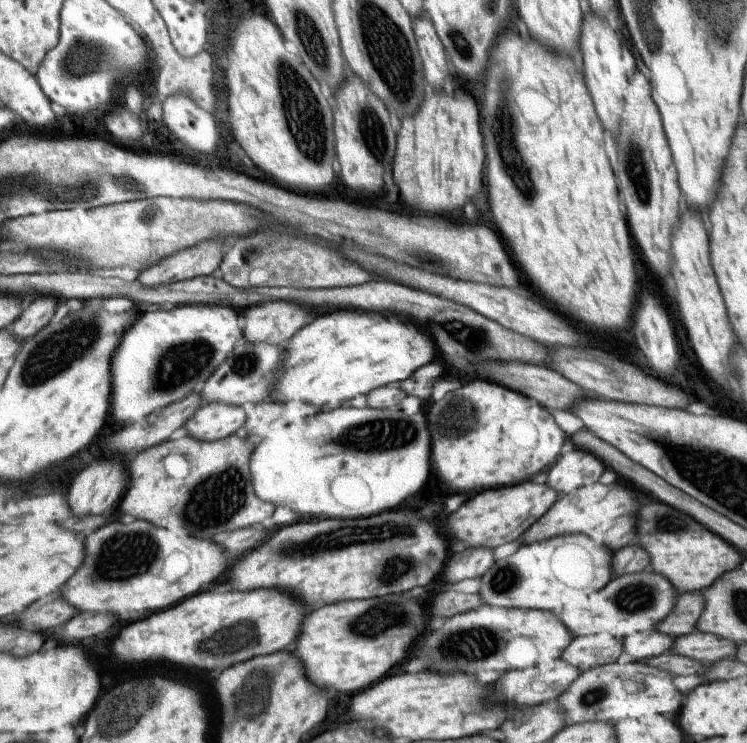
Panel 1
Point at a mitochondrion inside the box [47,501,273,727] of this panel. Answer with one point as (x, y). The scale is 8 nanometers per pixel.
(127, 554)

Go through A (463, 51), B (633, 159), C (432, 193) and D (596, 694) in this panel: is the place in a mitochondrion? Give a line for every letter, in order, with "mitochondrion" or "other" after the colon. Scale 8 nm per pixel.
A: mitochondrion
B: mitochondrion
C: other
D: mitochondrion

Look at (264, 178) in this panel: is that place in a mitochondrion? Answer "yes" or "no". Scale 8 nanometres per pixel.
no

